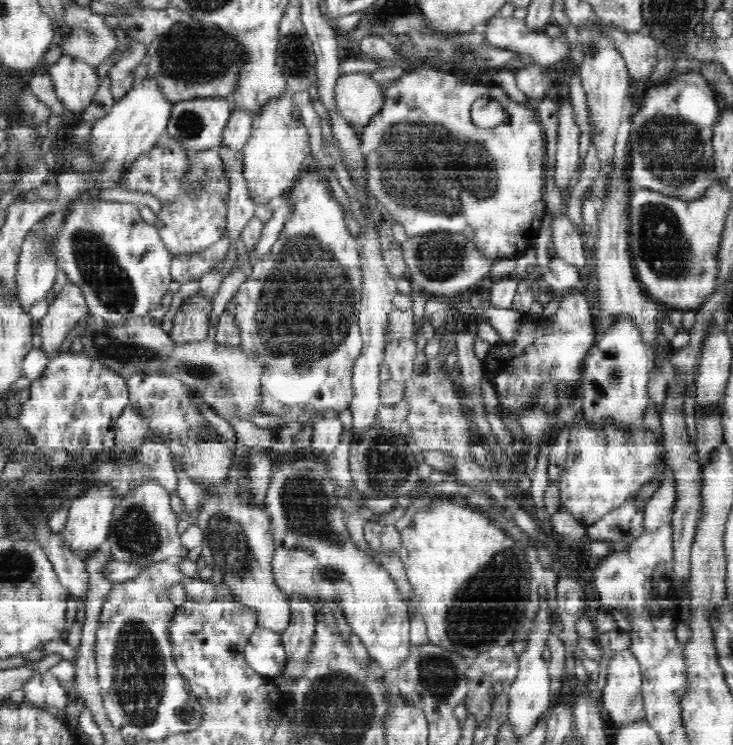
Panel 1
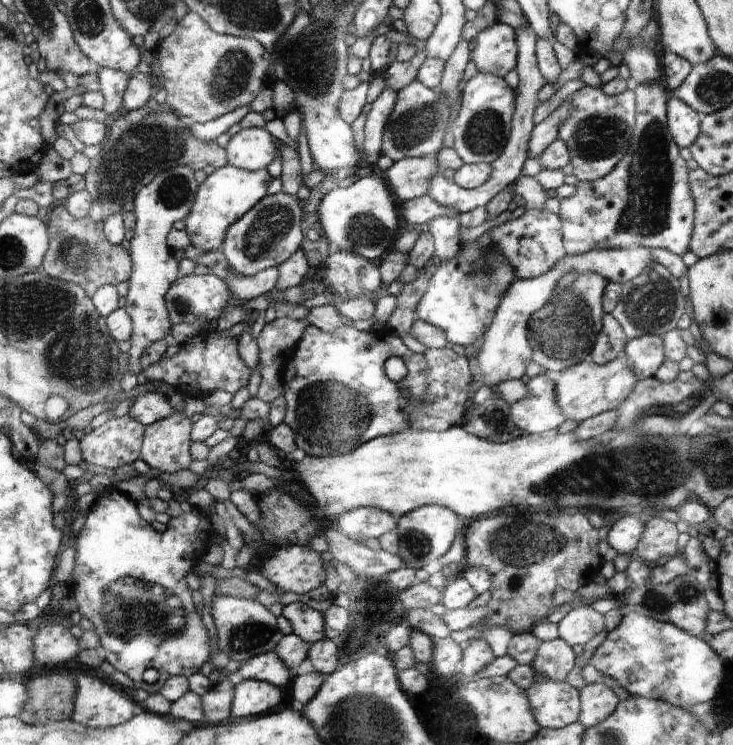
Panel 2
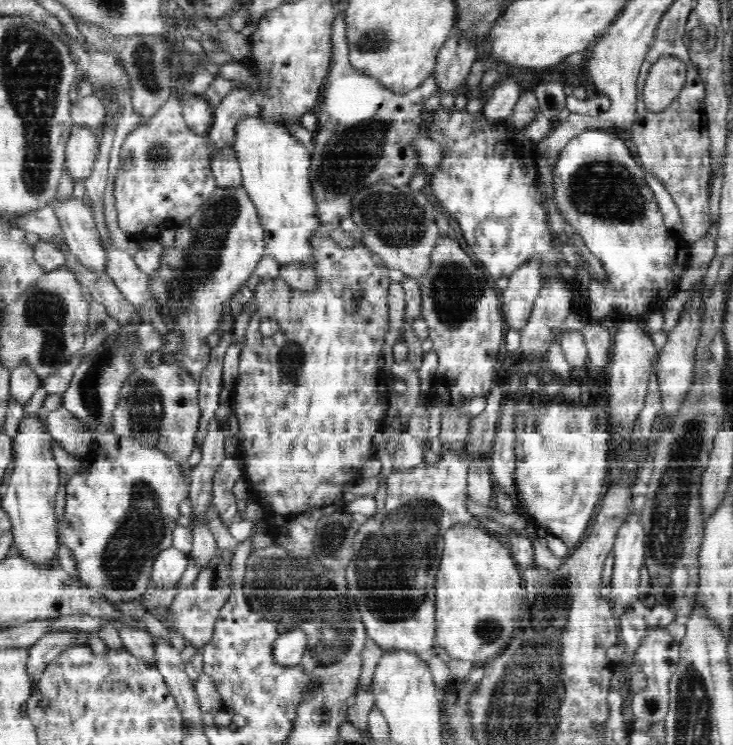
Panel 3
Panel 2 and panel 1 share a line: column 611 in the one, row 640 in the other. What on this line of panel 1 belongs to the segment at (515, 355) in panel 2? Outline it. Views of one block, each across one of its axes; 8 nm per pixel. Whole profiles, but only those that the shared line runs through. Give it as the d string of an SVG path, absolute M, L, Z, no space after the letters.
M256 627L244 649L247 663L265 677L277 677L286 664L286 653L280 634Z

